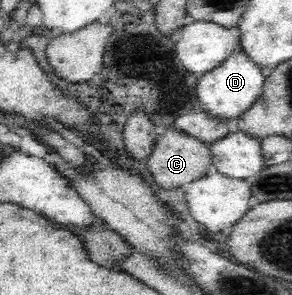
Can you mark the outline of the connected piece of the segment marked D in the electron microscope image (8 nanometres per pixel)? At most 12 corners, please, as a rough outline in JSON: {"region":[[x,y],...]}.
{"region":[[245,51],[198,76],[198,102],[233,122],[265,79]]}

